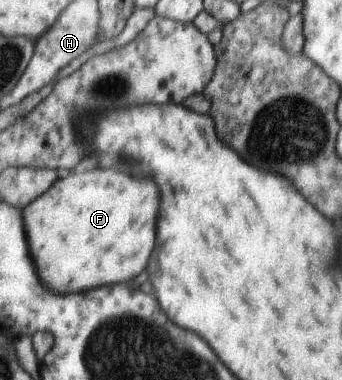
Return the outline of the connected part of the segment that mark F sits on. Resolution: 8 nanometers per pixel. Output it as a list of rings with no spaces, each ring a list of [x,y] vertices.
[[[114,169],[110,183],[118,187],[94,187],[94,171],[72,173],[55,183],[47,194],[26,209],[28,235],[32,251],[38,259],[42,279],[54,291],[86,291],[100,285],[132,281],[148,269],[158,243],[158,221],[162,207],[162,191],[154,179],[134,179],[120,169]]]

